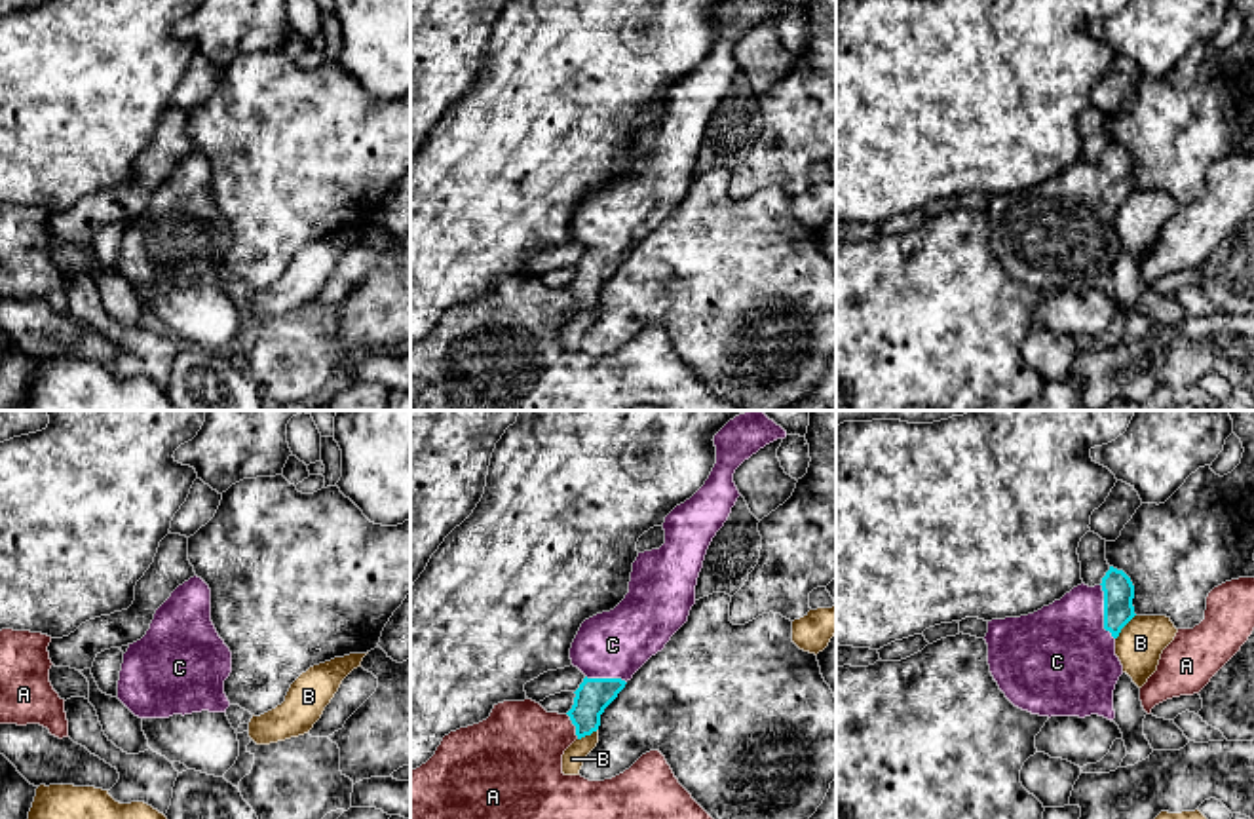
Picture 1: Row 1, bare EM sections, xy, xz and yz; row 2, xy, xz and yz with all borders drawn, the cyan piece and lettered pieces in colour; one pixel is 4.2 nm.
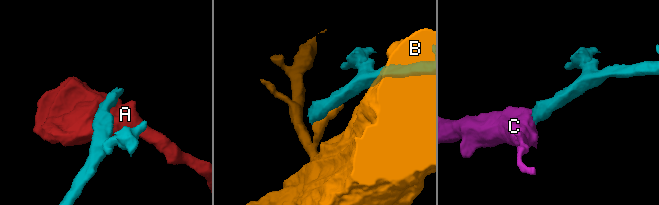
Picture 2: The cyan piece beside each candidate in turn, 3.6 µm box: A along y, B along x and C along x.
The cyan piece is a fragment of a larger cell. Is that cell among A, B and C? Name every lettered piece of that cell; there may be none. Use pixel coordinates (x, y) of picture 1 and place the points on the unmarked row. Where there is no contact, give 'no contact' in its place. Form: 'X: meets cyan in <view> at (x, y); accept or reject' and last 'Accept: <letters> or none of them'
A: meets cyan in xz at (574, 299); reject
B: meets cyan in yz at (1123, 200); reject
C: meets cyan in yz at (1104, 187); accept
Accept: C

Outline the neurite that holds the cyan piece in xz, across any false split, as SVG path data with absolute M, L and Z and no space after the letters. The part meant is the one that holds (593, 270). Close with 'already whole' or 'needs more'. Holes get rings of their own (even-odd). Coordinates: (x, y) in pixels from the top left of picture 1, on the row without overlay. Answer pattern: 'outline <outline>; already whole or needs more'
outline M724 0L712 13L716 38L709 53L665 91L665 118L638 127L629 167L614 184L581 198L570 234L585 253L566 287L578 314L598 304L604 283L688 196L707 124L741 70L735 44L785 11L781 0Z; needs more

